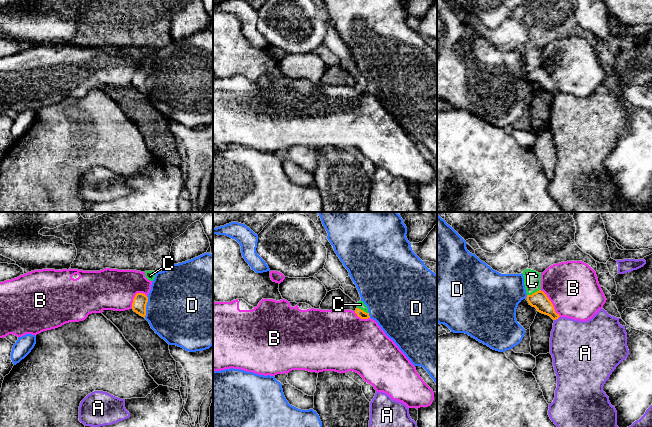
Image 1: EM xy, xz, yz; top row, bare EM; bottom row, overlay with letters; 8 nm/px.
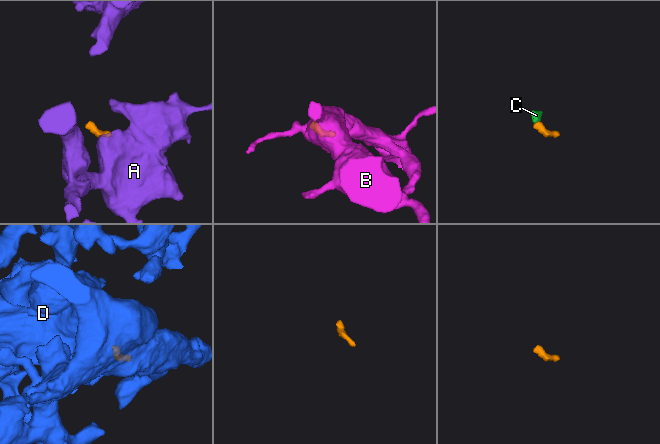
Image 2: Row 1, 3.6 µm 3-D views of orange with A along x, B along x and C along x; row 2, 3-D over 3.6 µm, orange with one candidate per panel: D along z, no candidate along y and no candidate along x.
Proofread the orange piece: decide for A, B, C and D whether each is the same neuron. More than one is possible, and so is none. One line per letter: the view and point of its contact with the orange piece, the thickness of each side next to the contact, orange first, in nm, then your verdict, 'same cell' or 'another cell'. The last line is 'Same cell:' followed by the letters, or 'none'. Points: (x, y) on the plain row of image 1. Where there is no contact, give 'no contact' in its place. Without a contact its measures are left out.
A: yz (556, 94) | 140/380 nm | another cell
B: yz (551, 79) | 140/420 nm | another cell
C: yz (533, 69) | 140/140 nm | same cell
D: xy (145, 83) | 120/480 nm | another cell
Same cell: C

